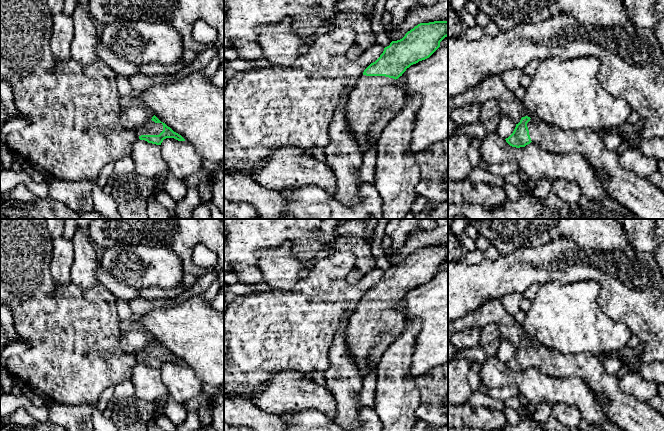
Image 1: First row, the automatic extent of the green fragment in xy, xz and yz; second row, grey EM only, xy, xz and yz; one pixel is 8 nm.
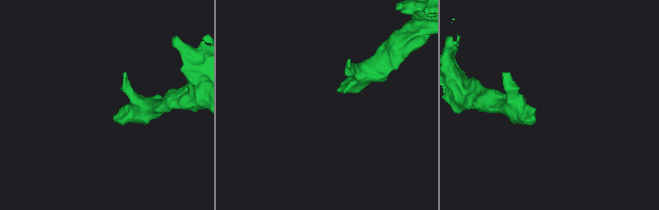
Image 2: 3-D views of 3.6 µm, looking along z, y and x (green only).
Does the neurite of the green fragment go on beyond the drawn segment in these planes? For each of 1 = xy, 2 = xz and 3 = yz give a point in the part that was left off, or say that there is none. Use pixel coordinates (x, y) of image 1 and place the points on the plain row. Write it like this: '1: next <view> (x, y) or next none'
1: next xy (150, 352)
2: next xz (374, 325)
3: next yz (627, 412)

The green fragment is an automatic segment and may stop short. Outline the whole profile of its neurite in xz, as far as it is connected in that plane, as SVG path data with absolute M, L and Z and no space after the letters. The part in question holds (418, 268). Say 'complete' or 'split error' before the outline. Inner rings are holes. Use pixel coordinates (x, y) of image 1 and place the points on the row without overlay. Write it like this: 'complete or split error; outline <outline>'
split error; outline M448 245L420 247L397 265L392 265L383 277L371 287L359 301L356 311L349 318L346 328L346 343L349 355L357 365L361 376L376 370L385 349L402 332L405 321L403 314L394 306L419 285L429 282L448 260Z

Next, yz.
split error; outline M525 340L521 342L513 357L505 364L510 370L516 372L525 371L533 366L552 377L579 377L590 386L599 400L606 399L608 401L603 406L605 413L613 423L625 431L664 431L662 413L655 410L647 402L641 402L633 396L622 393L618 386L617 375L609 374L598 356L587 353L562 353L556 349Z

